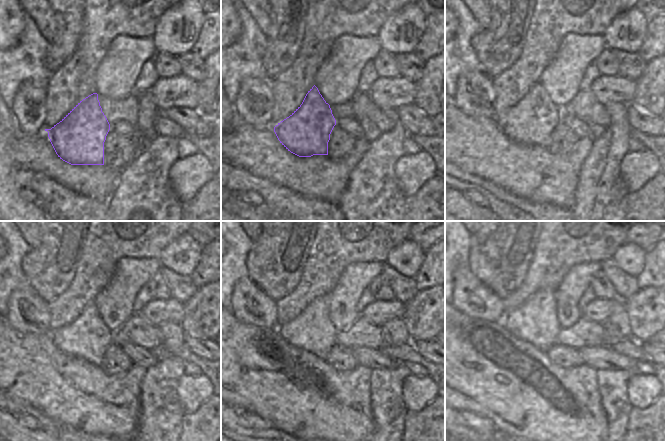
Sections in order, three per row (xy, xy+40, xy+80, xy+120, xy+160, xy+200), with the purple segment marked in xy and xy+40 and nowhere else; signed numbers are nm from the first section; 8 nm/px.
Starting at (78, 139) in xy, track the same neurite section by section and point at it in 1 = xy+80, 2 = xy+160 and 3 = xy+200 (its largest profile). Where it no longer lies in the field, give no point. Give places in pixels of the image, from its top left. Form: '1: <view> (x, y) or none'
1: xy+80 (531, 121)
2: xy+160 (312, 331)
3: xy+200 (535, 321)

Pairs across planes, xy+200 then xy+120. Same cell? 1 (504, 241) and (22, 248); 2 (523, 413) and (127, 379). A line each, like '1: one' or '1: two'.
1: two
2: one

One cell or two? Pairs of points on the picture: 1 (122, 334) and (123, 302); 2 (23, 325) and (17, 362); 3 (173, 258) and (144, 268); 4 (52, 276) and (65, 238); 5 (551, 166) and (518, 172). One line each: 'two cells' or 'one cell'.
1: two cells
2: two cells
3: two cells
4: one cell
5: one cell

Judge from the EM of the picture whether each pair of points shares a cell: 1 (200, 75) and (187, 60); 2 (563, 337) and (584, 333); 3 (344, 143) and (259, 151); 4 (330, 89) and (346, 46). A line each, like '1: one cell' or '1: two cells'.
1: one cell
2: one cell
3: two cells
4: one cell

